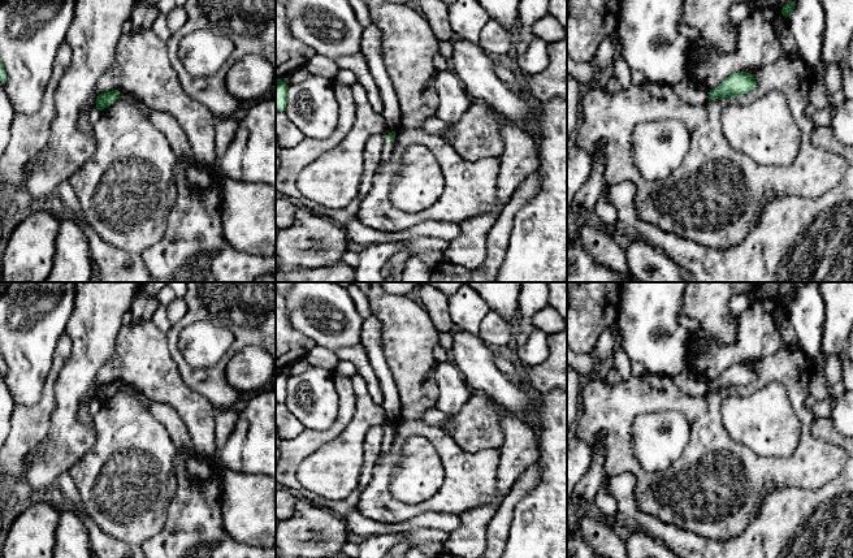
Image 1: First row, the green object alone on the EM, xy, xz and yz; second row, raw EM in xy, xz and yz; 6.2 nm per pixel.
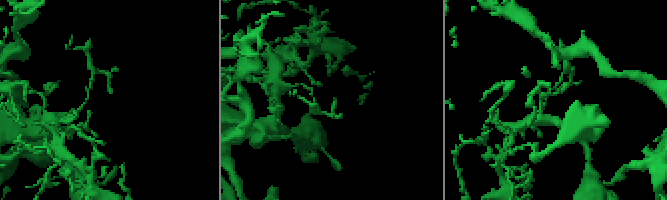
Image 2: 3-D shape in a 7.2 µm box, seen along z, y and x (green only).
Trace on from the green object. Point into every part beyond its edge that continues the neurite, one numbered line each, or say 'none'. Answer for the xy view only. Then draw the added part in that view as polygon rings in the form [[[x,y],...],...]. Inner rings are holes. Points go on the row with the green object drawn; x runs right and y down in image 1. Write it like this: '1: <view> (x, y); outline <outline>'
none

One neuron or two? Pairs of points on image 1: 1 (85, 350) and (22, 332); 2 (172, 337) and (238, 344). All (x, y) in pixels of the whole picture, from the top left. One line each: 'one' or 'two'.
1: two
2: one

